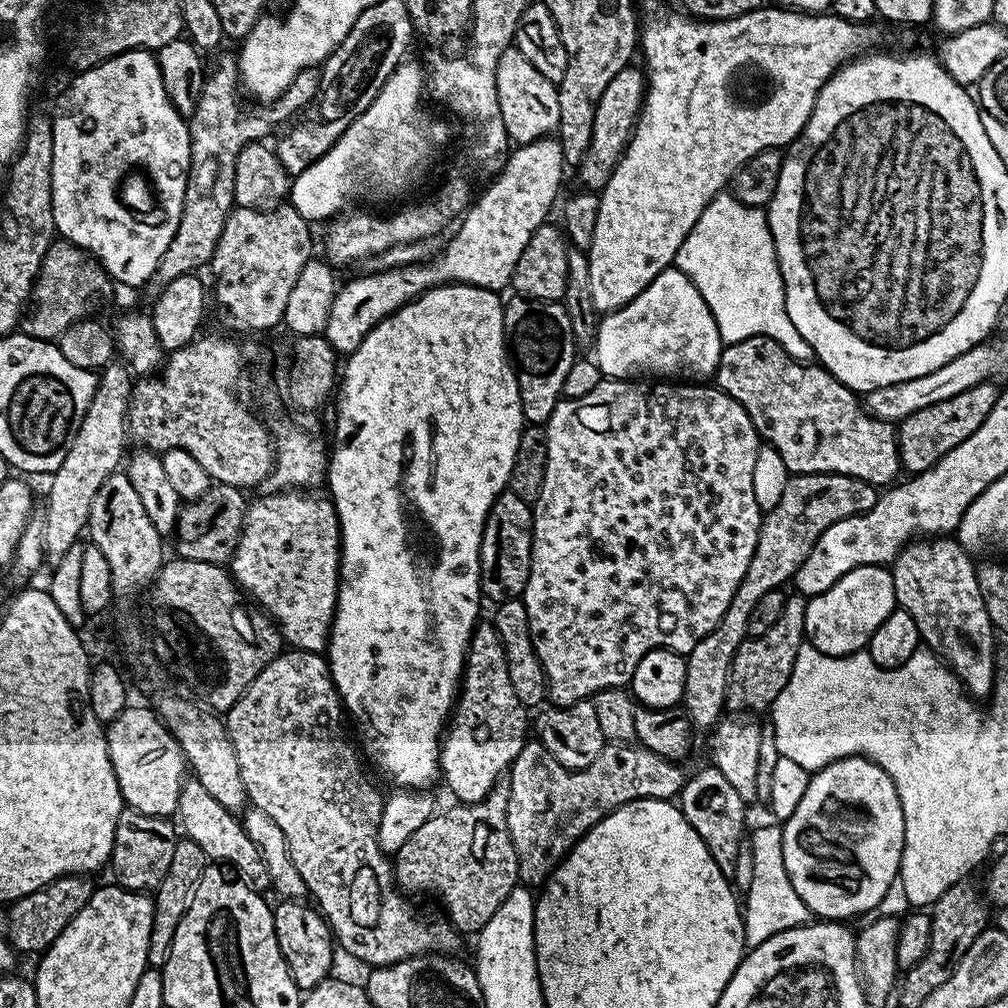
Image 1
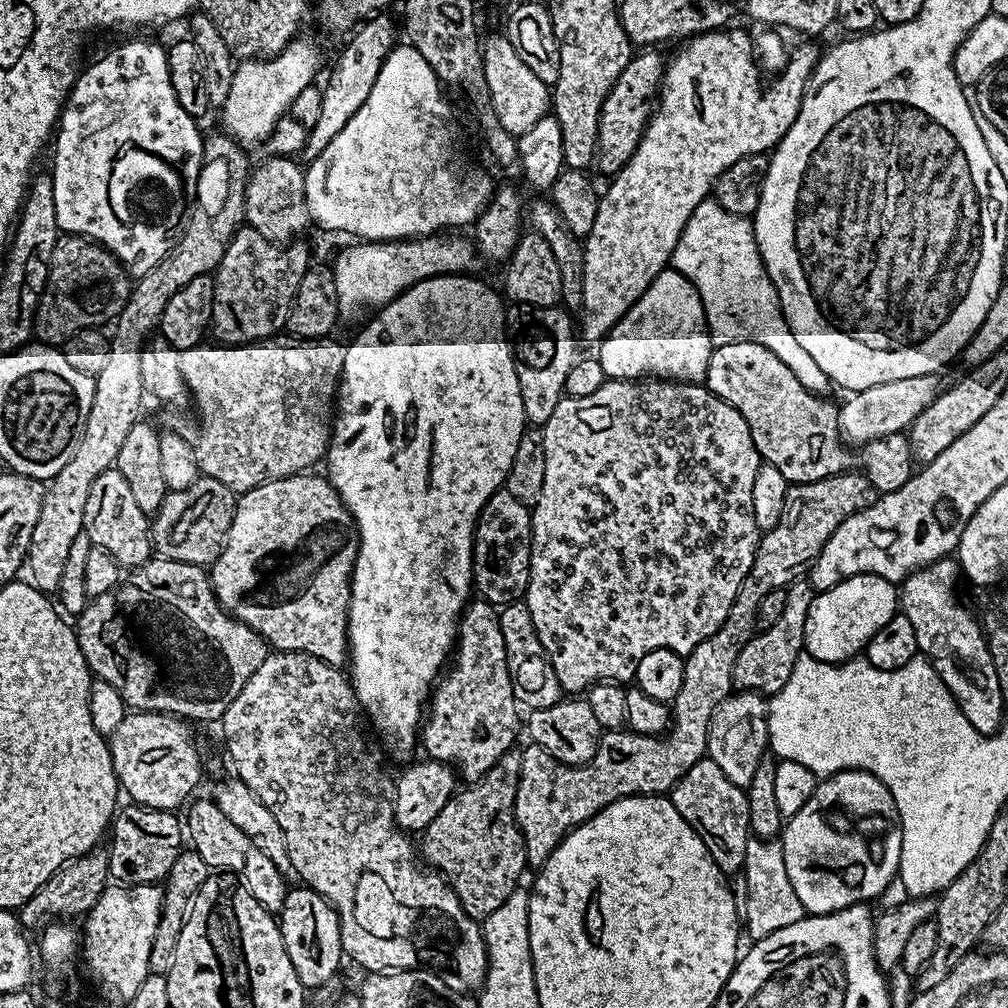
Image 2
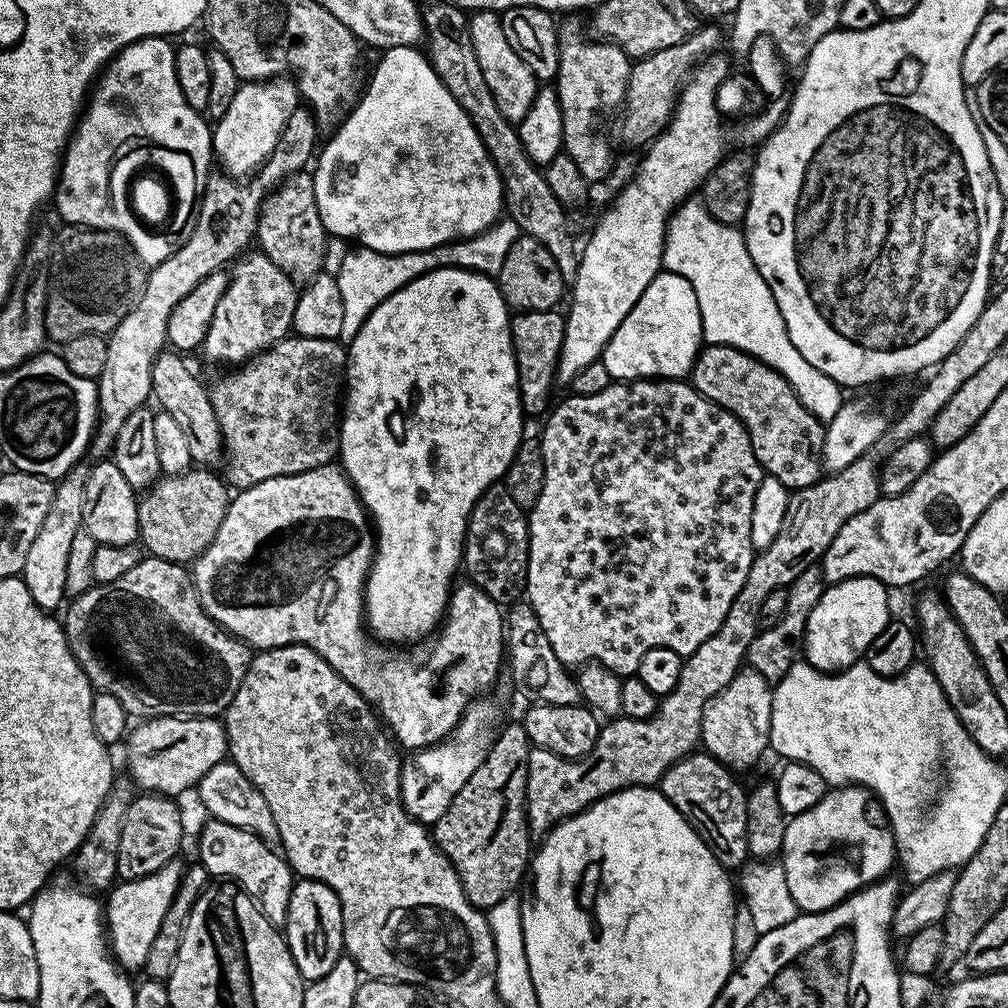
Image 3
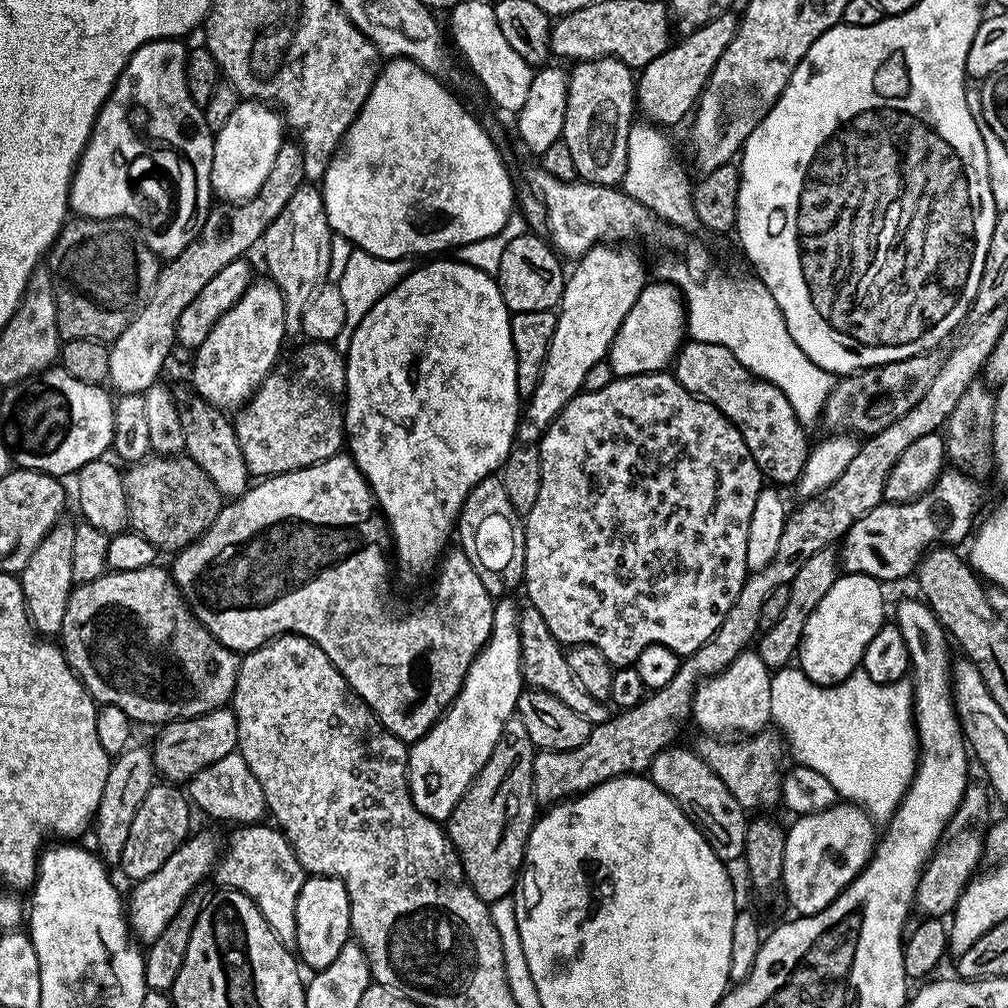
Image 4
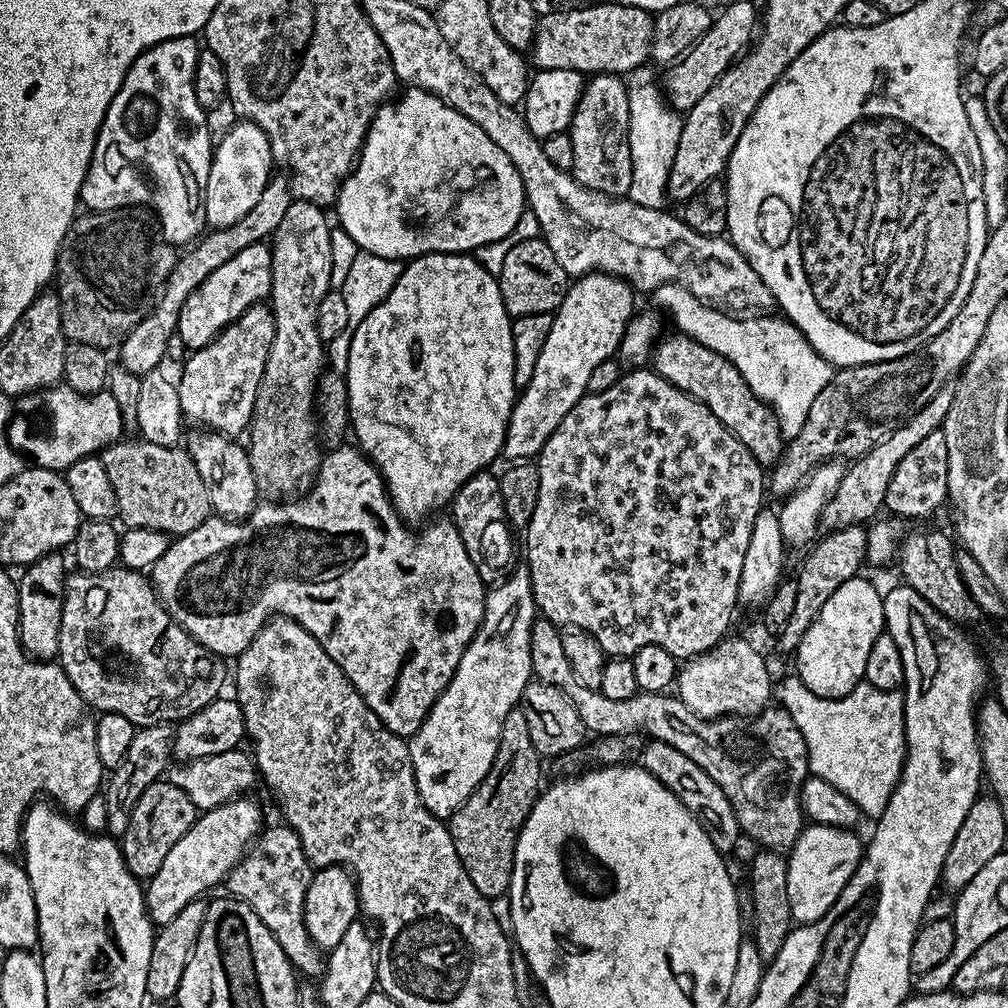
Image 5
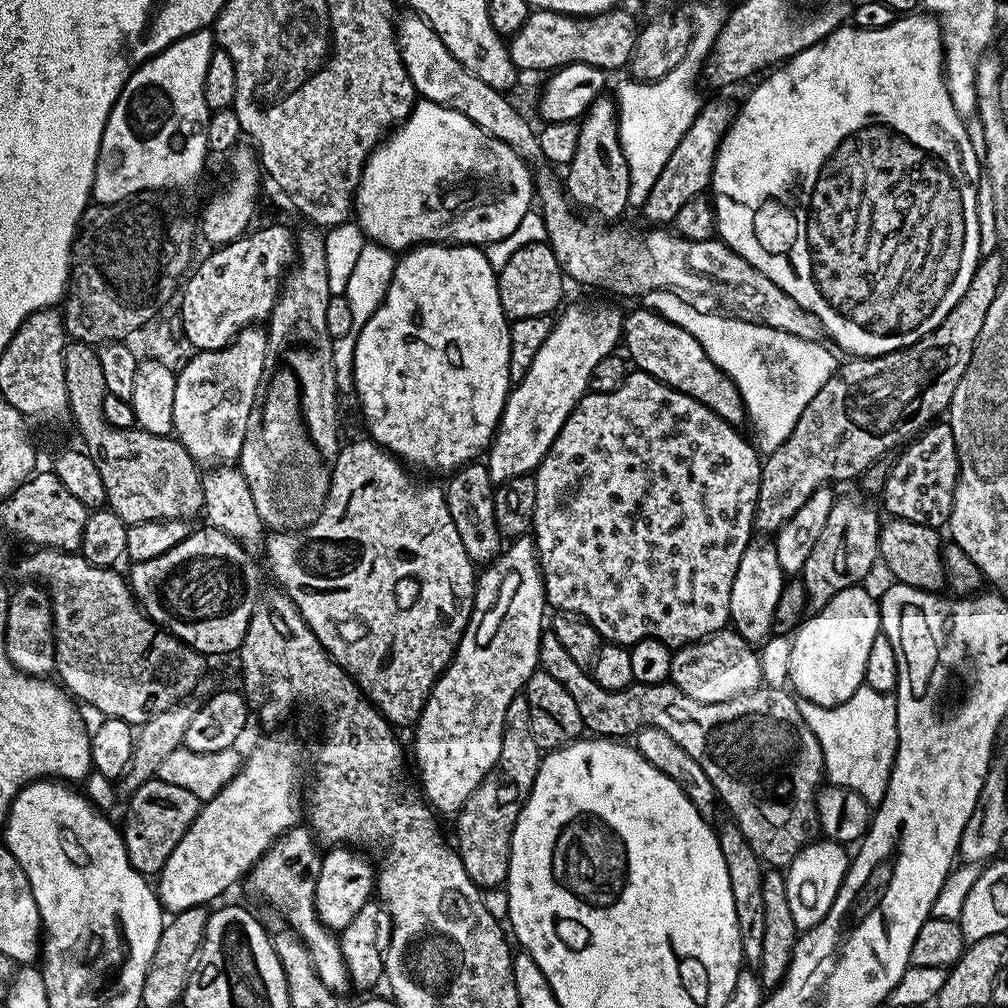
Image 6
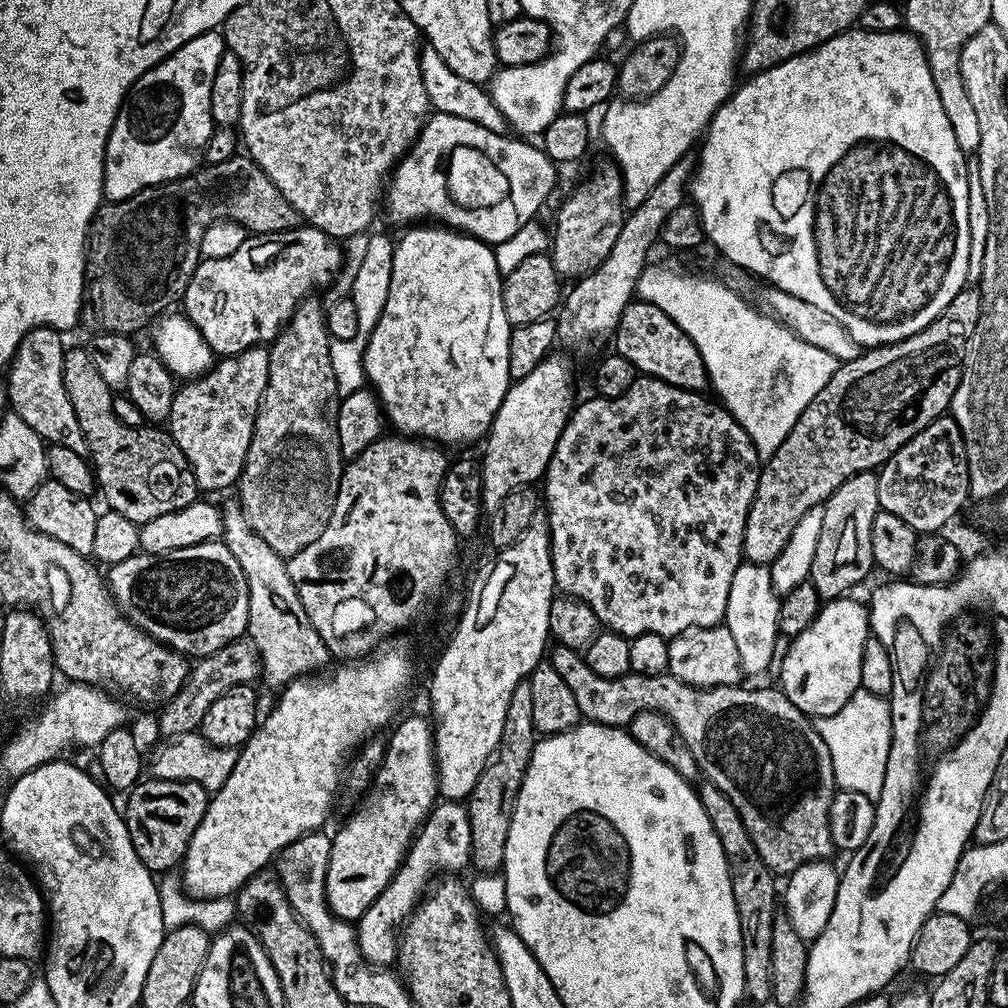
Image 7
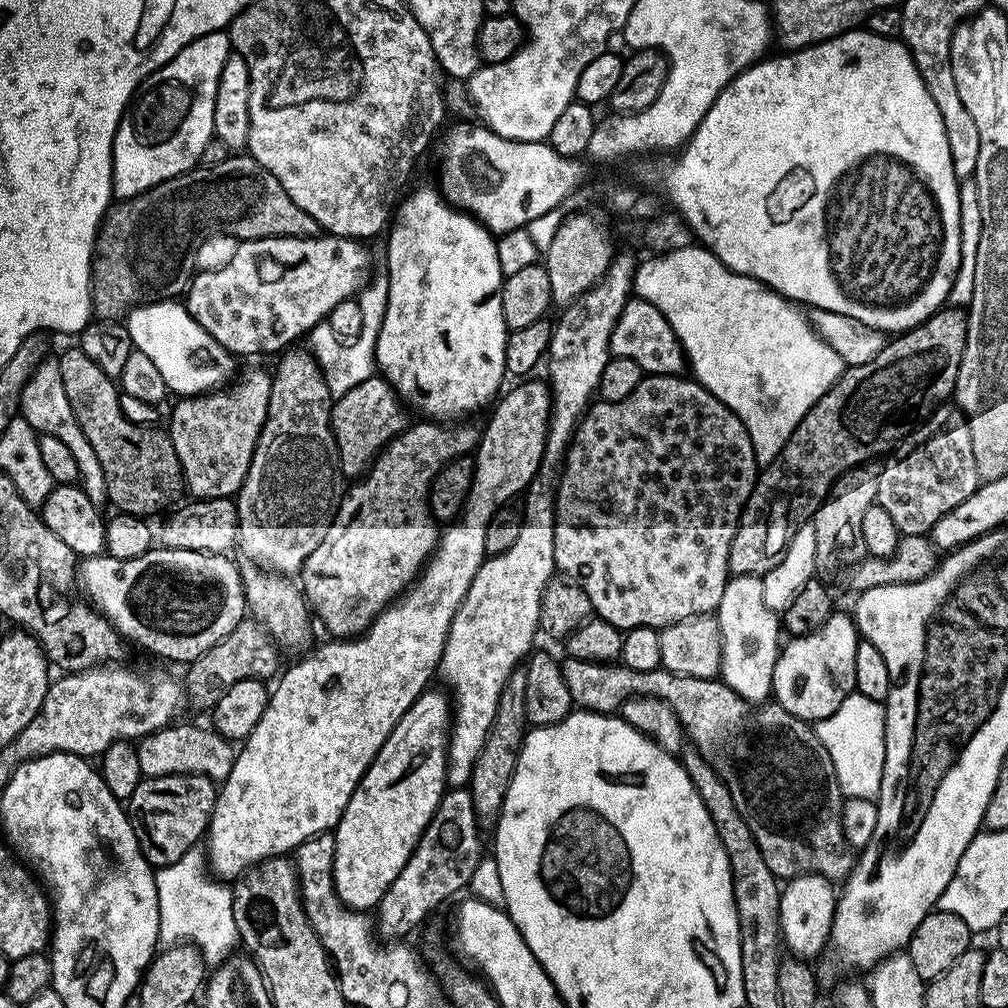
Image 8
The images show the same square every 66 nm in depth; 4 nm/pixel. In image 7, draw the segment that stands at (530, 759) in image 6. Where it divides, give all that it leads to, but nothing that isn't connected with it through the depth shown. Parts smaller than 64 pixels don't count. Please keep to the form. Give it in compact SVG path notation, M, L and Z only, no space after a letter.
M521 682L510 694L510 706L506 706L500 744L489 764L482 770L474 790L466 798L472 843L471 867L476 868L477 873L496 874L503 869L506 834L510 834L510 818L516 805L516 795L522 786L524 771L528 768L537 739L530 686L527 682Z

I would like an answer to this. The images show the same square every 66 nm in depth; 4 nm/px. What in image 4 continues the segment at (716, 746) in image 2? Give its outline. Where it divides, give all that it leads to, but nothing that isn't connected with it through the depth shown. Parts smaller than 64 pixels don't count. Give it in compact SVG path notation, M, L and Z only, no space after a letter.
M749 650L747 652L743 652L741 656L738 658L734 658L734 662L730 662L730 666L726 666L726 670L722 670L718 673L717 676L710 676L708 679L702 681L700 684L696 686L696 693L694 694L694 698L692 699L692 714L691 719L693 721L696 720L696 724L701 729L699 730L701 733L714 736L717 738L724 738L727 737L729 734L736 734L732 732L744 732L740 733L743 734L745 737L750 737L754 735L756 732L765 731L769 727L771 718L772 718L772 711L770 710L770 682L772 681L772 672L766 666L766 662L762 662L762 658L759 654L754 650Z

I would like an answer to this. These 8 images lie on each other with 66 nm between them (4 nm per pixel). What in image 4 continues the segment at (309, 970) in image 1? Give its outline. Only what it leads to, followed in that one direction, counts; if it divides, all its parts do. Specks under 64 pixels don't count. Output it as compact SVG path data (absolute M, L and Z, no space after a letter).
M309 875L298 894L298 906L294 912L294 918L296 919L294 948L303 967L308 970L319 970L330 966L330 962L338 958L342 946L346 946L352 930L350 898L346 894L346 886L333 876Z

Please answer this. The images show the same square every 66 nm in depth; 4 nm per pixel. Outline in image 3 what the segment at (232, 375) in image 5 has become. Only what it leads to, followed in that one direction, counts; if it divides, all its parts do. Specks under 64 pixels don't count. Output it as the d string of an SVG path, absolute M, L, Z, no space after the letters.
M245 251L231 265L228 285L218 306L214 306L214 318L210 318L210 330L206 330L202 352L220 364L240 366L266 351L292 332L297 295L296 281L276 266L265 252Z

